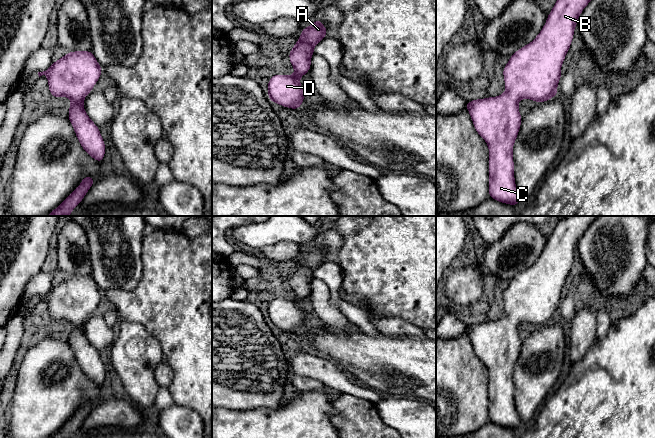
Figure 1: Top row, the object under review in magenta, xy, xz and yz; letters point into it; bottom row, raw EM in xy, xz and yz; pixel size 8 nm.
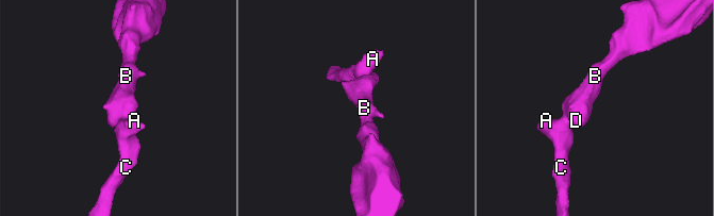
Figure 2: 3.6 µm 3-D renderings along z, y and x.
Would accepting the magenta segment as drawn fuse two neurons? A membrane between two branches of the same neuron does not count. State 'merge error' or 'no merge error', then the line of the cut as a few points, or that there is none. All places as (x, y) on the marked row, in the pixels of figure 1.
no merge error | no cut

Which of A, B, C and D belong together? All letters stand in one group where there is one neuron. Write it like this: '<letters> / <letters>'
A B C D

